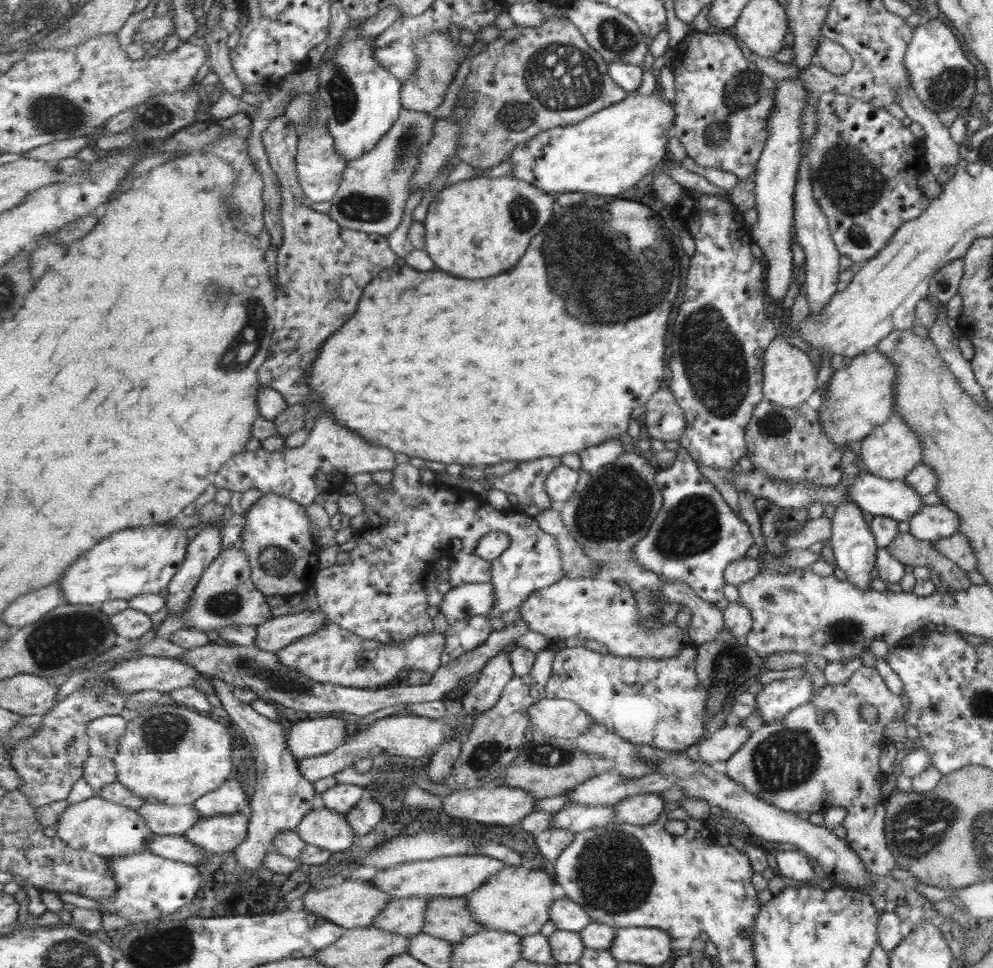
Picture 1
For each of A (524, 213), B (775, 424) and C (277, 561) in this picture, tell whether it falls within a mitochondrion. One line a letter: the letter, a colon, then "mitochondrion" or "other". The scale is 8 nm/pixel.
A: mitochondrion
B: mitochondrion
C: mitochondrion

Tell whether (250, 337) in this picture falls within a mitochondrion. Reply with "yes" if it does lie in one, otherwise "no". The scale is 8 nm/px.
yes

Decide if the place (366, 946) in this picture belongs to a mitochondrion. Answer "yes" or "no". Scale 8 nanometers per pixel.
no

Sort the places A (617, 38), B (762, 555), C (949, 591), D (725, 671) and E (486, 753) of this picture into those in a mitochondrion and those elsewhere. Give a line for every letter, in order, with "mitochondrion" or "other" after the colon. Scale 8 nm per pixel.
A: mitochondrion
B: other
C: other
D: mitochondrion
E: mitochondrion

